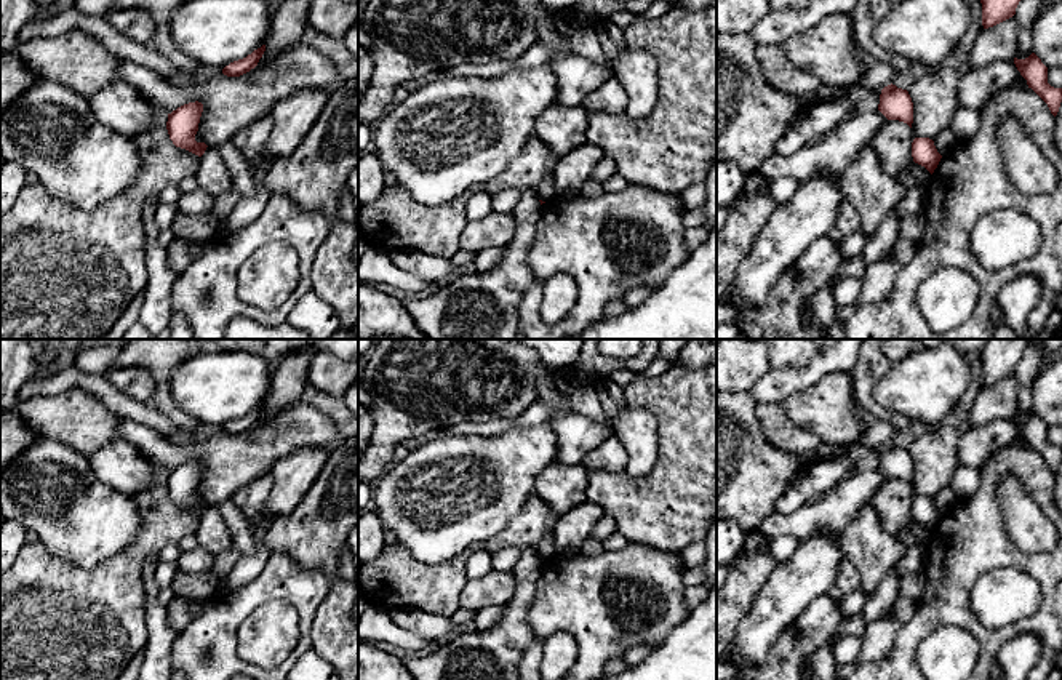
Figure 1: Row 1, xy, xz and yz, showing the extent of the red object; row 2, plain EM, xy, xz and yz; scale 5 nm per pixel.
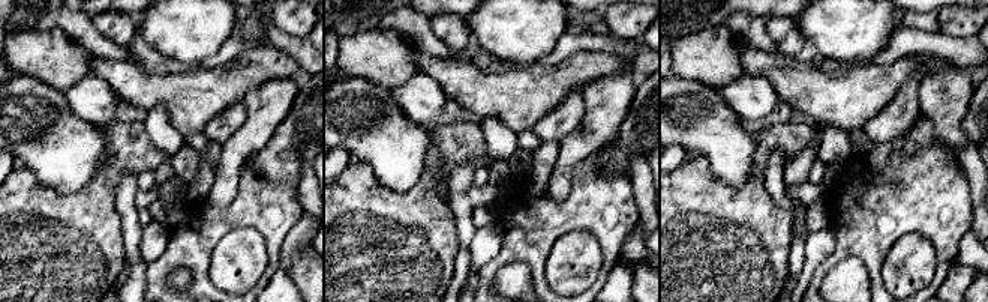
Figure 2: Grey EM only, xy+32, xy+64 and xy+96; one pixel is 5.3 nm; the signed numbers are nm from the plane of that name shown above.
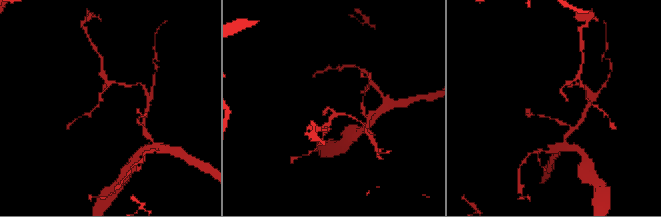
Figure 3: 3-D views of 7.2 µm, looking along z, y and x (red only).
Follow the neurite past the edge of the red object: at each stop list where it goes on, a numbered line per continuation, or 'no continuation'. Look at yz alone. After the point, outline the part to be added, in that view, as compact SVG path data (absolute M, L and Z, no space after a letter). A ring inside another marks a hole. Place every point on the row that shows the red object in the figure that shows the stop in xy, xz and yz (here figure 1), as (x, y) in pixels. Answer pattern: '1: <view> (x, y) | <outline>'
no continuation

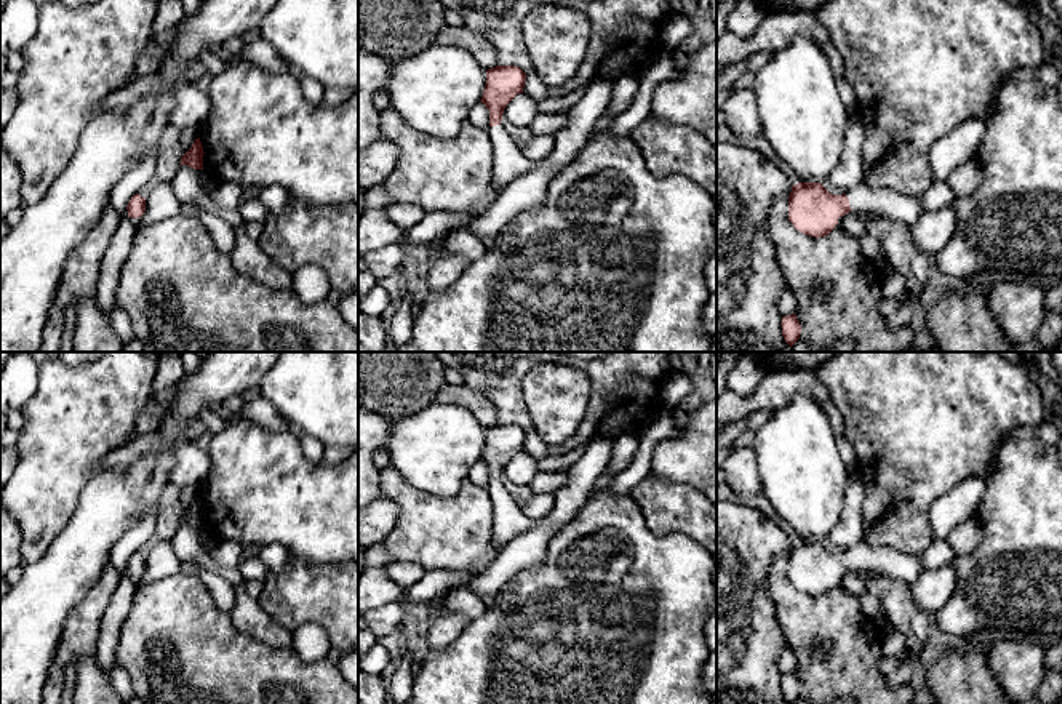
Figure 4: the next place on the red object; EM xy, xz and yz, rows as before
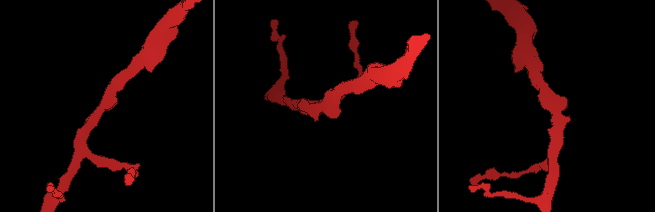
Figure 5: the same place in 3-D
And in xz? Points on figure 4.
1: xz (509, 164) | M502 125L489 126L488 134L494 147L493 187L497 192L539 165L523 155Z

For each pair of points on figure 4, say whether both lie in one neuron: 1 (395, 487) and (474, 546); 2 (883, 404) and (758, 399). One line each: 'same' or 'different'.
1: same
2: different

